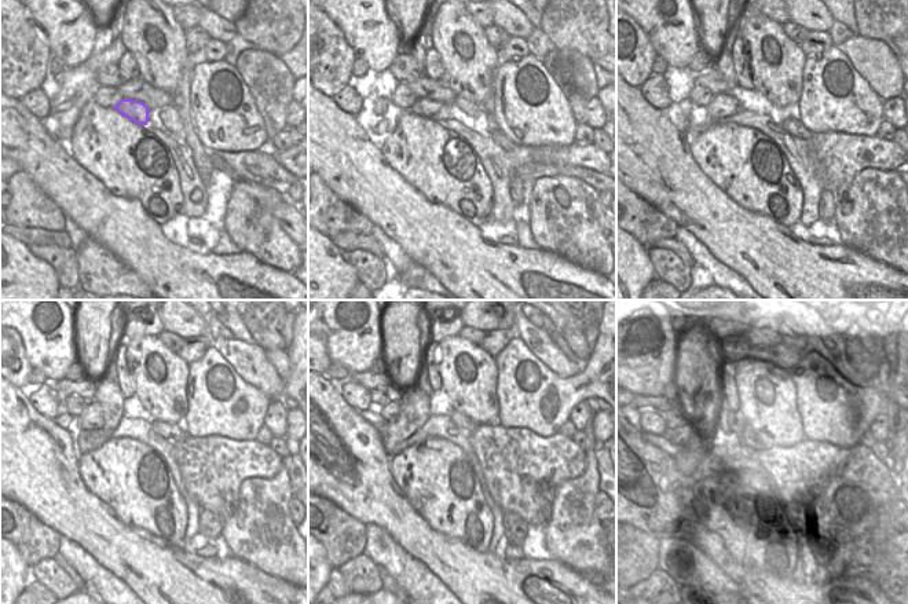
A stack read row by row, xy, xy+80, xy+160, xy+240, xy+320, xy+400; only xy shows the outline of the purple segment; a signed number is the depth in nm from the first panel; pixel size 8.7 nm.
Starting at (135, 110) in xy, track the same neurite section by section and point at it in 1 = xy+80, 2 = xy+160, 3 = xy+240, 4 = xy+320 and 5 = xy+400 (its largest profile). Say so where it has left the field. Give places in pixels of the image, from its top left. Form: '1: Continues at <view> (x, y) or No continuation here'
1: Continues at xy+80 (431, 109)
2: Continues at xy+160 (722, 105)
3: Continues at xy+240 (105, 412)
4: Continues at xy+320 (403, 417)
5: Continues at xy+400 (695, 436).

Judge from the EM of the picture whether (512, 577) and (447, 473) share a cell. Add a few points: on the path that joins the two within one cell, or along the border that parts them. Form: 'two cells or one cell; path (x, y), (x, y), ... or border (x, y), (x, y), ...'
two cells; border (458, 538), (479, 551), (489, 552)

